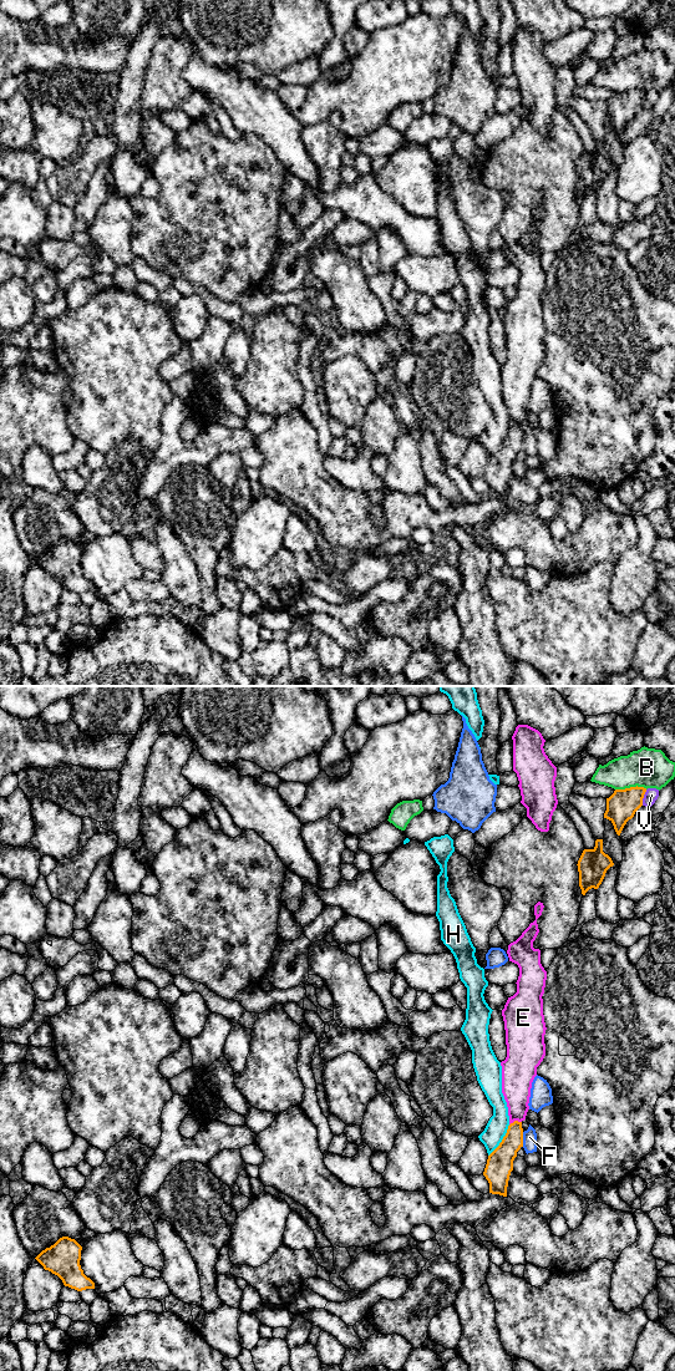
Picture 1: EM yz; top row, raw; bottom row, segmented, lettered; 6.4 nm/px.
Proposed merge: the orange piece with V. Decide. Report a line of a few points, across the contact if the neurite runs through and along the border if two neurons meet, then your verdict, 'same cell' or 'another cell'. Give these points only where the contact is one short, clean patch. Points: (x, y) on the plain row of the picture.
another cell

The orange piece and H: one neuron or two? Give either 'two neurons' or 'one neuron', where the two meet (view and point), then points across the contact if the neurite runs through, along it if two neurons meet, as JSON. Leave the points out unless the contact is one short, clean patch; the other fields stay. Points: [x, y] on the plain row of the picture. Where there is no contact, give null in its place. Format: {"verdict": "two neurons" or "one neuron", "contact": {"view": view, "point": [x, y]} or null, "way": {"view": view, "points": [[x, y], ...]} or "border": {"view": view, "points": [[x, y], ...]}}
{"verdict": "two neurons", "contact": {"view": "yz", "point": [502, 443]}}

